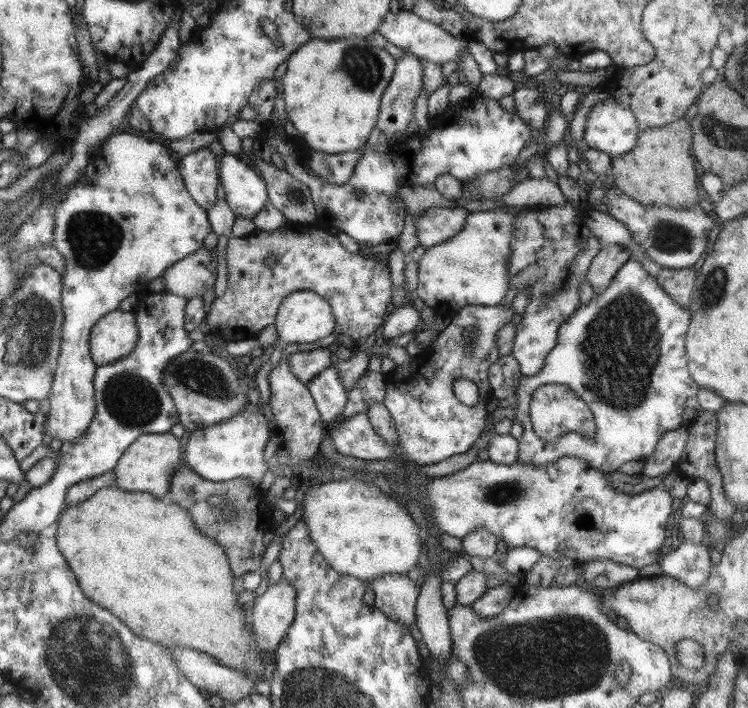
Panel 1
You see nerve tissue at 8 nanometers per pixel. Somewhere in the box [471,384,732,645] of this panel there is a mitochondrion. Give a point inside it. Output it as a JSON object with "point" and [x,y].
{"point":[505,492]}

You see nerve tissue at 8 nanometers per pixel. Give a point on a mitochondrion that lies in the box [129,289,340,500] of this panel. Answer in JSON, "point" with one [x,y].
{"point":[197,375]}

